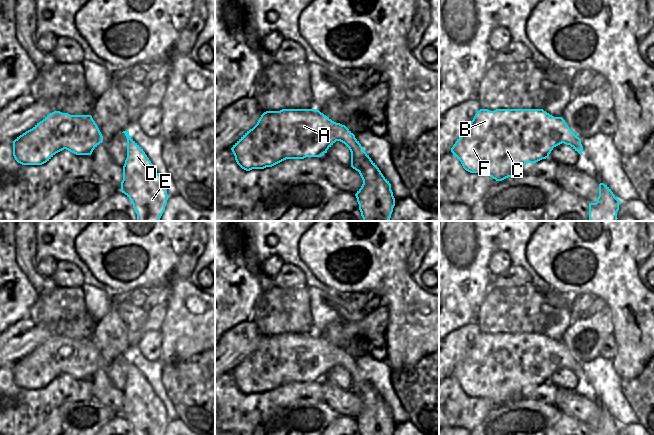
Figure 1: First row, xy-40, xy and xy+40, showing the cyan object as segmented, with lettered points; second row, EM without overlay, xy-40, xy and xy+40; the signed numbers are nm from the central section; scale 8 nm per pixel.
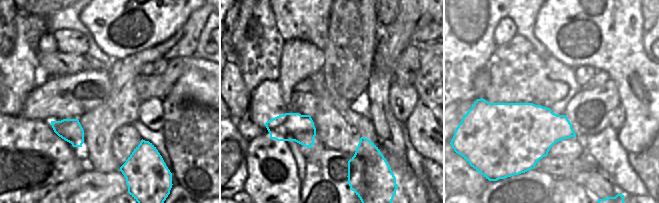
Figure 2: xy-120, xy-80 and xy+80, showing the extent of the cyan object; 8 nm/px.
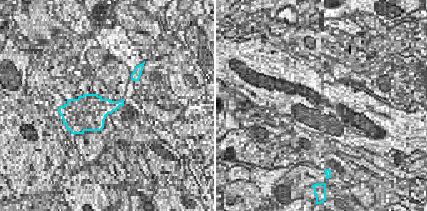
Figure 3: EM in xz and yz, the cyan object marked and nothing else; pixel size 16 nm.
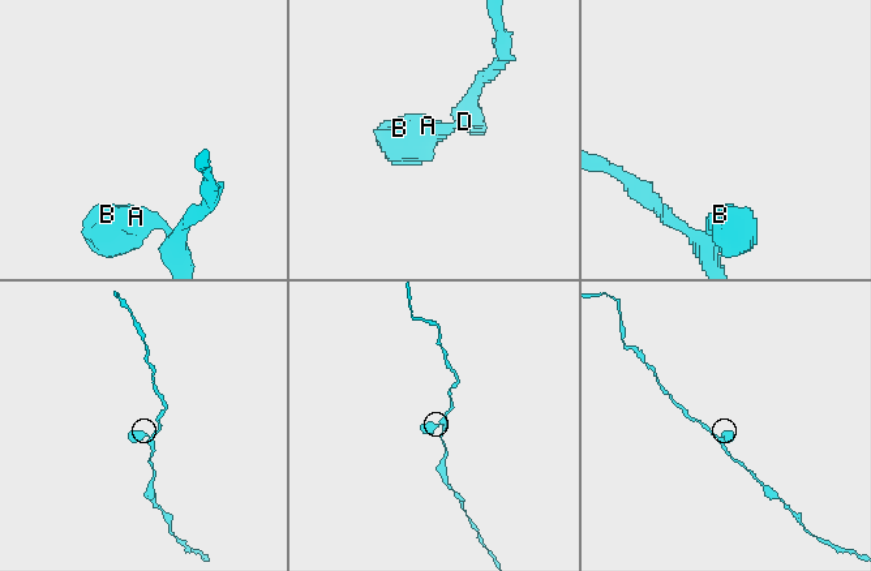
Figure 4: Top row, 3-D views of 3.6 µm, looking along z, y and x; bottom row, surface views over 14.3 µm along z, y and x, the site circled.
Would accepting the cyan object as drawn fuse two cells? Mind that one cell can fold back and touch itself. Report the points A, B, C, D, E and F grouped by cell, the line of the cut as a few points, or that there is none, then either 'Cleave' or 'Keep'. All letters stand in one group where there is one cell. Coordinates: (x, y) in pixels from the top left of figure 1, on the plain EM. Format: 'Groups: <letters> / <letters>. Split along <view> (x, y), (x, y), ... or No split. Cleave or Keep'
Groups: A B C D E F. No split. Keep.

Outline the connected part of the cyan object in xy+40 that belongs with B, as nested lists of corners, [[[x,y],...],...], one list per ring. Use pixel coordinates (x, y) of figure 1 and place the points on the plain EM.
[[[480,333],[475,338],[473,344],[465,354],[465,356],[457,363],[453,371],[451,372],[451,376],[453,379],[461,386],[463,392],[470,397],[484,397],[496,405],[502,405],[508,401],[512,401],[517,399],[517,396],[526,388],[526,387],[536,387],[542,383],[546,383],[549,381],[549,378],[553,374],[554,371],[560,368],[570,369],[575,375],[577,375],[580,379],[583,376],[583,370],[581,368],[581,363],[569,352],[567,347],[562,341],[554,341],[544,335],[543,333],[496,333],[494,335],[490,335],[488,333]]]

